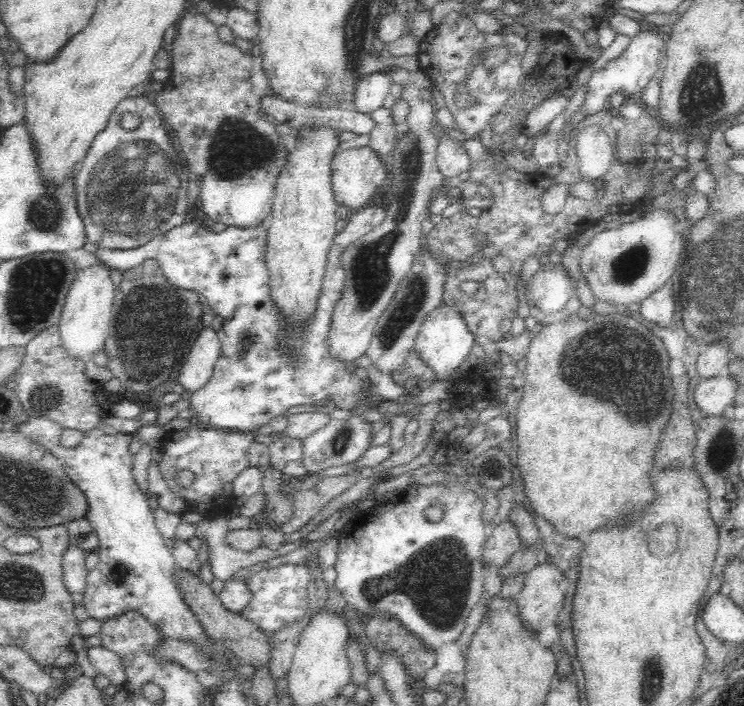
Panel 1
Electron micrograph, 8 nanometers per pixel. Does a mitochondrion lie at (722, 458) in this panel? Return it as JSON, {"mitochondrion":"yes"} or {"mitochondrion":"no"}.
{"mitochondrion":"yes"}

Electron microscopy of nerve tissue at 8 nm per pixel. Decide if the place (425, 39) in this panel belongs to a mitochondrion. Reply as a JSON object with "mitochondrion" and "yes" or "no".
{"mitochondrion":"no"}

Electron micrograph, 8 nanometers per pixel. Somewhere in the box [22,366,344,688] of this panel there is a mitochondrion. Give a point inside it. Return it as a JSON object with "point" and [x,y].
{"point":[46,397]}

